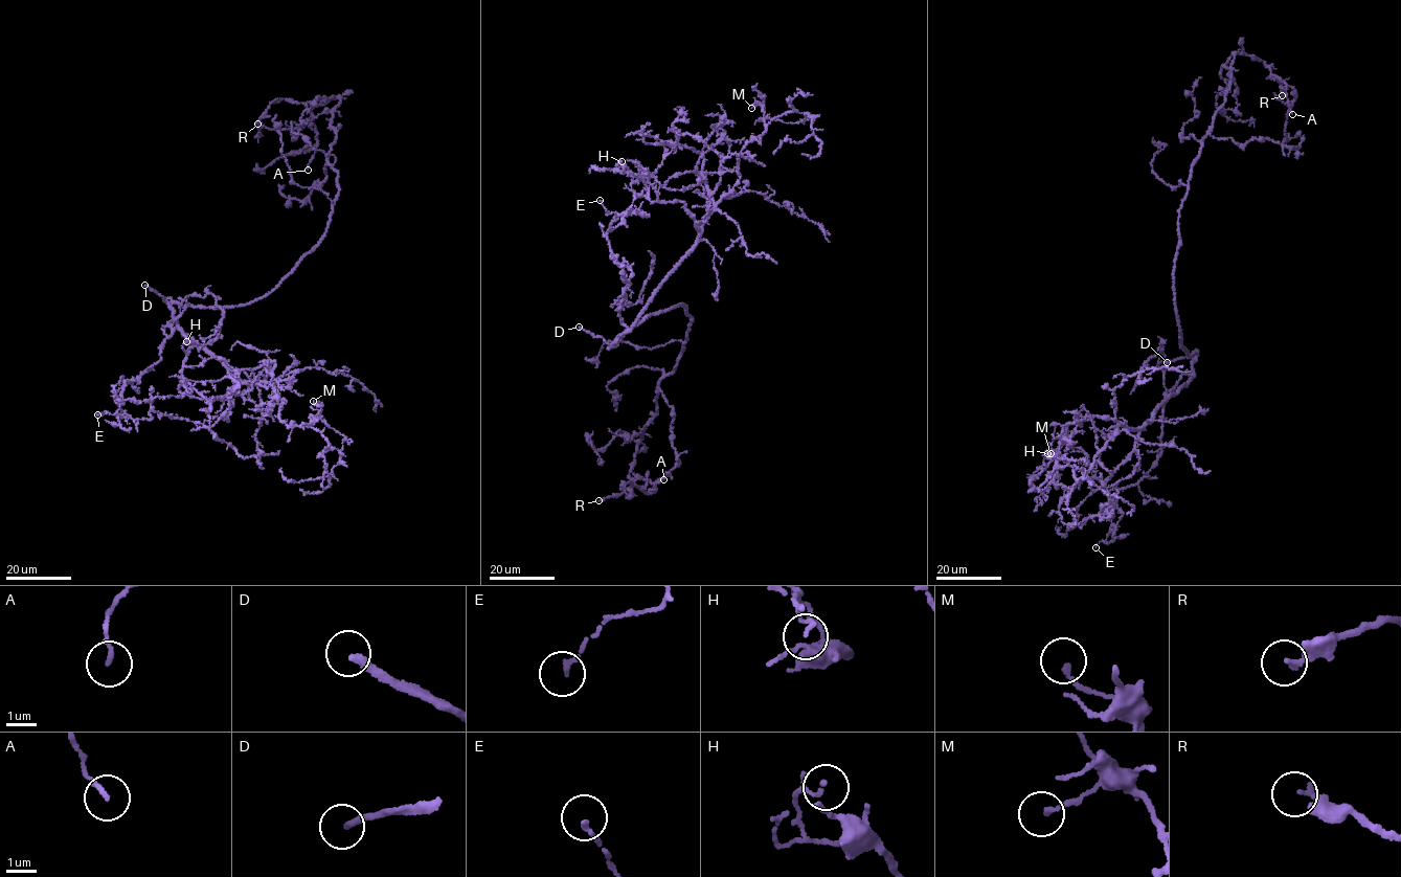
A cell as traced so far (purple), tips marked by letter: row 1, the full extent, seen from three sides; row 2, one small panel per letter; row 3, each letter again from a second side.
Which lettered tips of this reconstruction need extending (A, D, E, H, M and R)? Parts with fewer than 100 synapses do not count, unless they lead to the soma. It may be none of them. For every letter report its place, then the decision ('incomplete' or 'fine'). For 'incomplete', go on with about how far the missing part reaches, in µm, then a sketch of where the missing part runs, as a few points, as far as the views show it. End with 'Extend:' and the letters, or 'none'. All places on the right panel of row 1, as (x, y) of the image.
A: at (1292, 114); fine
D: at (1167, 362); incomplete; about 50 µm are missing; missing branch runs (1167, 362), (1152, 360), (1135, 343), (1136, 334), (1122, 314), (1123, 301), (1121, 309), (1102, 320)
E: at (1096, 547); fine
H: at (1047, 453); fine
M: at (1051, 453); fine
R: at (1282, 95); fine
Extend: D

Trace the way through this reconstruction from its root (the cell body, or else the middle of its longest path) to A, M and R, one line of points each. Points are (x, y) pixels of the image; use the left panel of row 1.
A: (226, 307), (266, 295), (322, 237), (338, 189), (326, 160), (338, 97), (311, 110), (317, 149), (308, 170)
M: (226, 307), (166, 299), (178, 329), (229, 374), (275, 388), (280, 422), (308, 427), (321, 409), (313, 401)
R: (226, 307), (276, 287), (322, 237), (338, 195), (326, 160), (339, 98), (311, 110), (304, 126), (257, 124)

